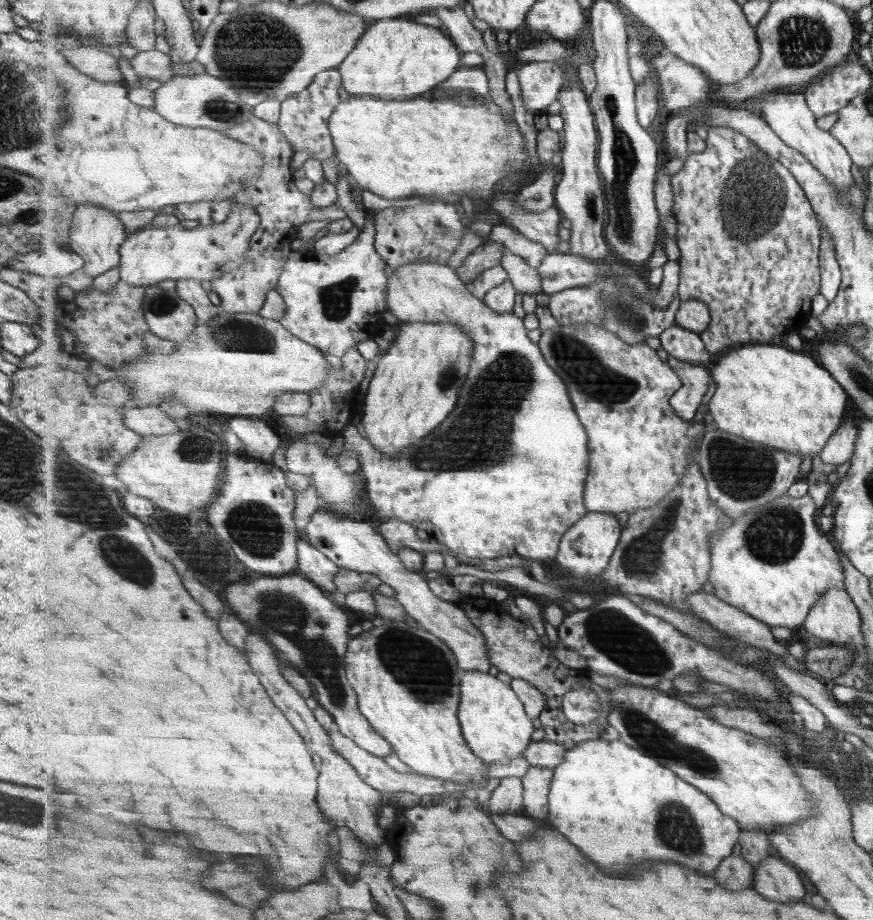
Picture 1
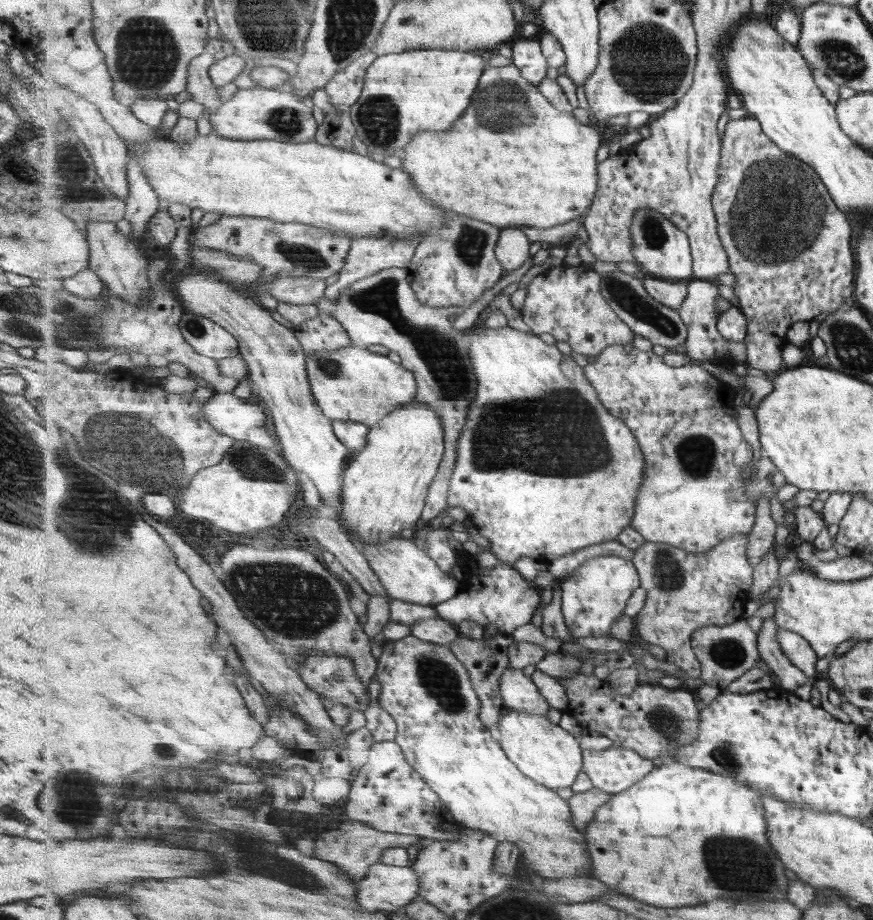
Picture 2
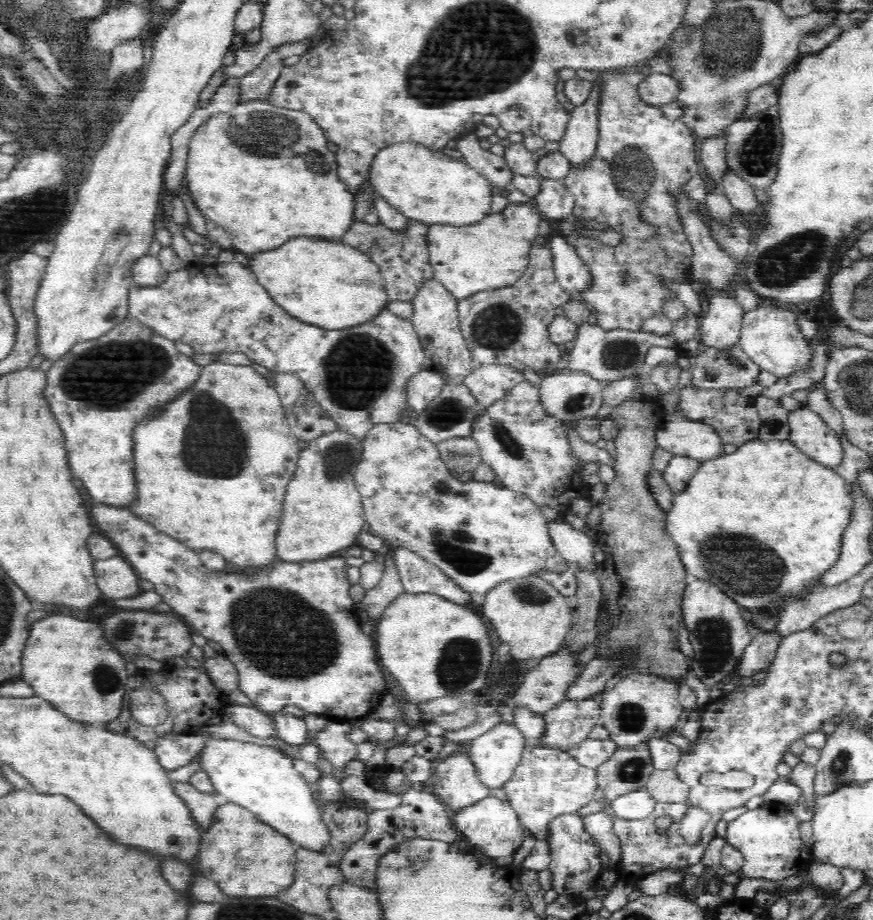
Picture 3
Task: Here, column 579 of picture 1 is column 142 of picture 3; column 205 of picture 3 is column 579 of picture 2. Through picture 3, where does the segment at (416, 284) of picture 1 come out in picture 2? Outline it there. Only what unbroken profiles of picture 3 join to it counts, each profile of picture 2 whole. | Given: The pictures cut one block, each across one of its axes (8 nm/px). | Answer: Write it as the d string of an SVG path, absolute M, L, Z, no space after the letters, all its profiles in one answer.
M478 325L475 328L479 332L471 337L471 362L479 378L479 390L475 404L471 404L467 425L463 427L463 434L459 437L459 460L455 463L455 473L451 477L450 506L462 507L470 515L473 526L489 541L488 550L498 558L500 564L506 566L515 564L523 557L549 564L589 546L617 540L635 516L639 491L643 489L643 481L646 480L647 458L643 456L643 450L639 446L639 440L634 436L634 431L623 420L615 418L599 400L599 392L587 378L585 368L579 366L571 355L562 354L557 346L545 344L538 333L521 332L509 326L479 328Z

